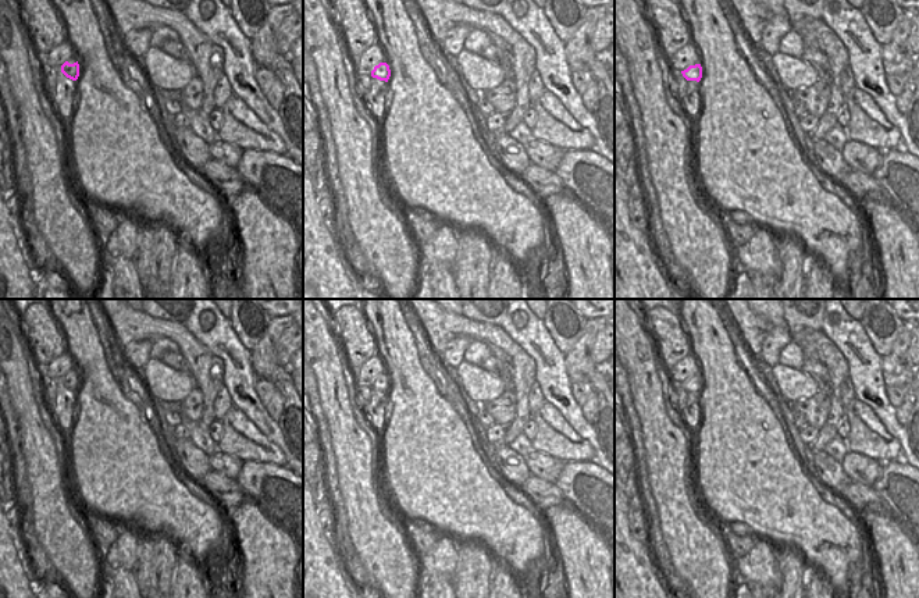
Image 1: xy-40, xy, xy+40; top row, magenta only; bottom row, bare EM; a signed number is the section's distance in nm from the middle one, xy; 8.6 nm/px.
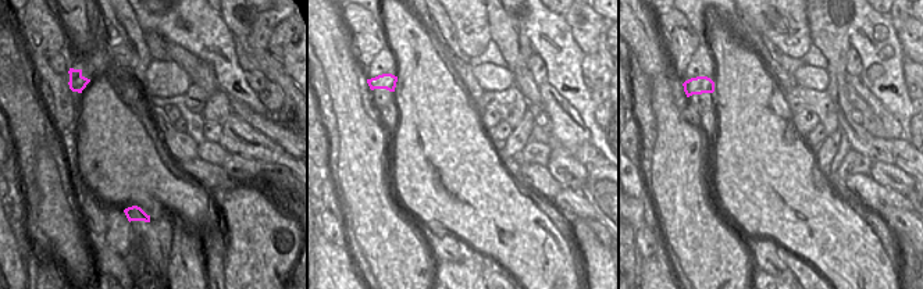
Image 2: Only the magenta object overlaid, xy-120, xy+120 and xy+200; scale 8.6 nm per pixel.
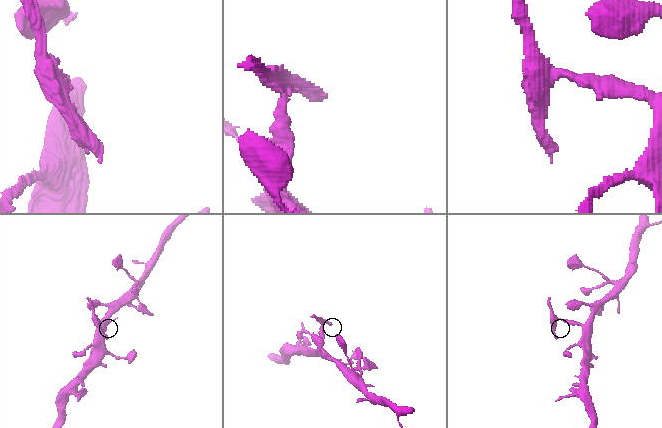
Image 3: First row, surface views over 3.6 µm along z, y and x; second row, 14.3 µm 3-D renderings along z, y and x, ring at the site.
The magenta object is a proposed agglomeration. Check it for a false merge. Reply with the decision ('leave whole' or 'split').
split

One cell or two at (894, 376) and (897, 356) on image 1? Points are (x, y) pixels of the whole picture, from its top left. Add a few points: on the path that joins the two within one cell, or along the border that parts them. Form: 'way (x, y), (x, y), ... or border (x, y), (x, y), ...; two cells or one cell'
way (896, 372), (896, 360); one cell

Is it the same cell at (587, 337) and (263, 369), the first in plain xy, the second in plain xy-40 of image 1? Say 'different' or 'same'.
same

